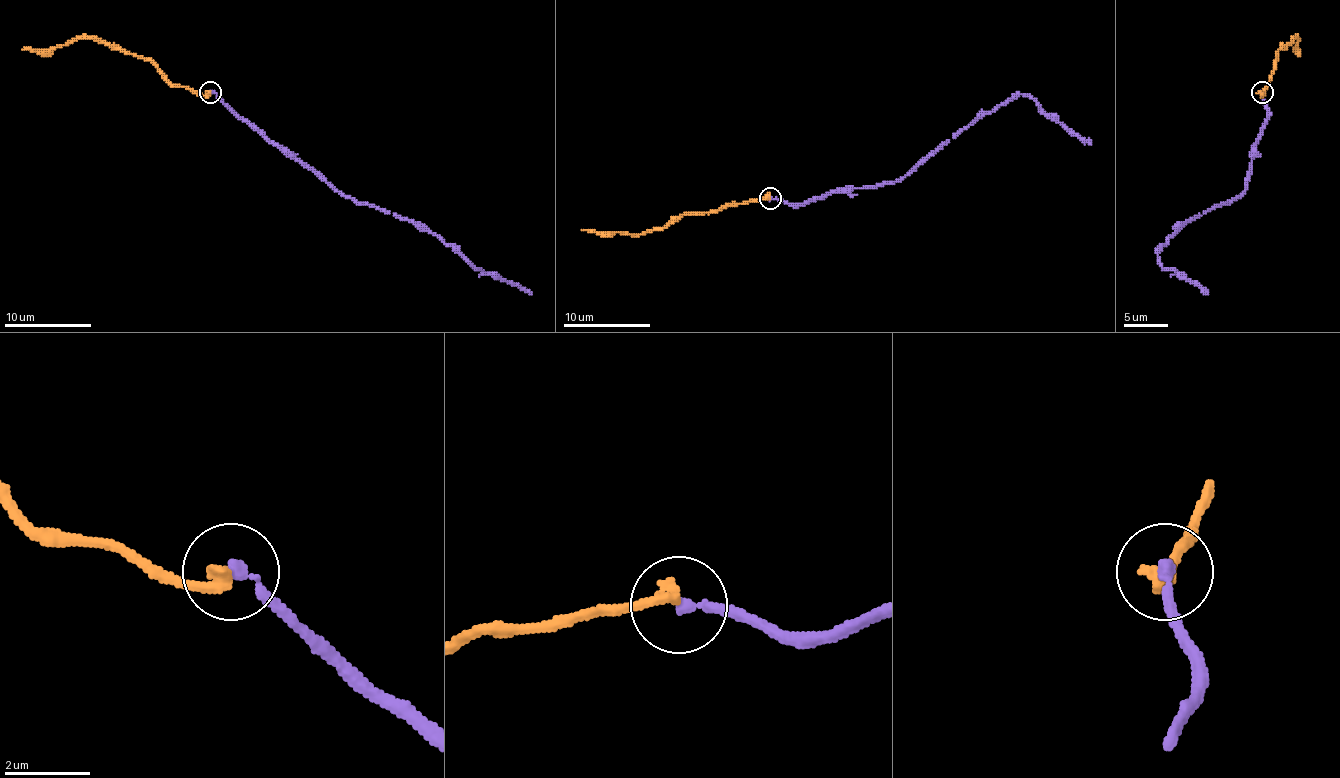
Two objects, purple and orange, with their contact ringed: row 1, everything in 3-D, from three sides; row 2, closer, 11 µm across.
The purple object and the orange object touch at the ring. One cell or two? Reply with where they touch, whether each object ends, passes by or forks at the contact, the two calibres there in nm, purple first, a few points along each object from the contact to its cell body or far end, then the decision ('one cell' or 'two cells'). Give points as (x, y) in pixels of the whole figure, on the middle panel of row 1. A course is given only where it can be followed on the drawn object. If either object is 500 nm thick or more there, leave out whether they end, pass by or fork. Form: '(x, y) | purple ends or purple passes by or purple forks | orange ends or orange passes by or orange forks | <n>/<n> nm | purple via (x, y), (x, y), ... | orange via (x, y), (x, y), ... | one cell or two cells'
(770, 198) | purple ends | orange ends | 260/280 nm | purple via (769, 199), (809, 203), (831, 192), (846, 192), (896, 181), (975, 122), (1021, 94), (1091, 144) | orange via (769, 199), (734, 203), (708, 212), (684, 212), (656, 230), (631, 234), (581, 230) | two cells

